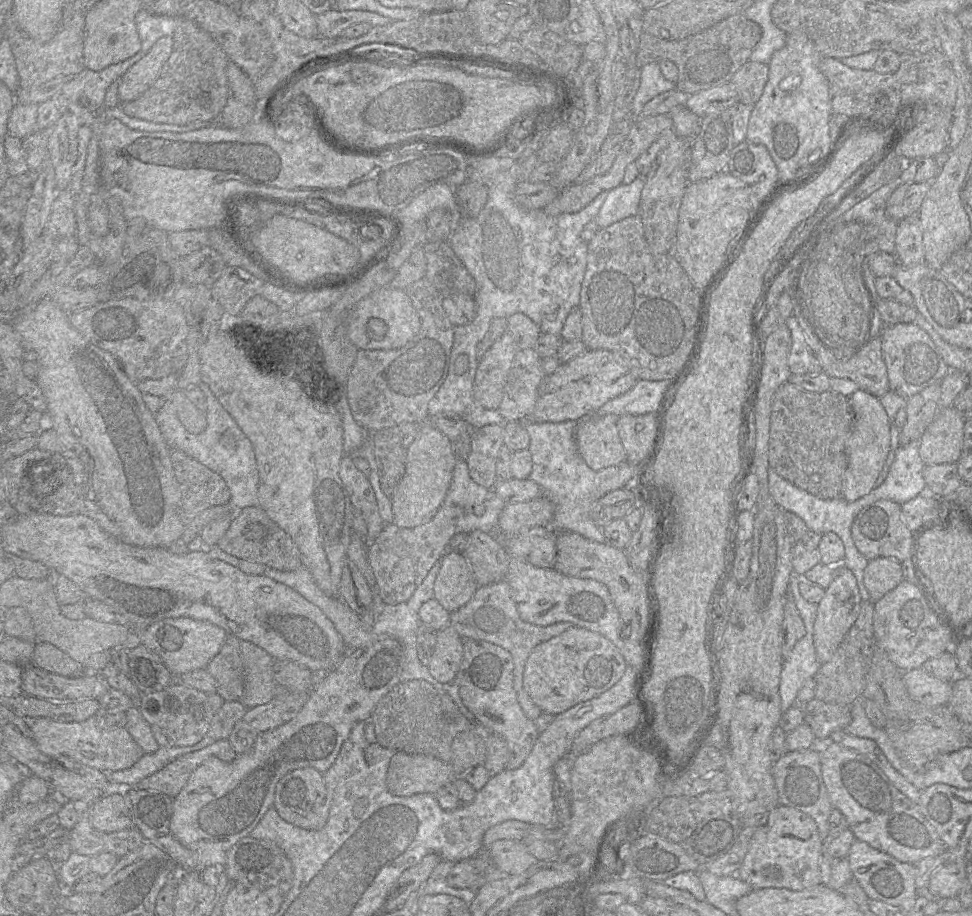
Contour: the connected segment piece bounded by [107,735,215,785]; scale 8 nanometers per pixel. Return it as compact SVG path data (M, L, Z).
M206 735L202 740L191 746L159 747L154 753L144 753L130 768L107 773L108 781L116 784L136 785L176 758L200 750L214 741L211 736Z

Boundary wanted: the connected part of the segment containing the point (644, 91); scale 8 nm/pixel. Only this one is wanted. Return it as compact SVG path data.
M652 62L644 65L641 68L640 86L633 101L632 118L639 118L644 105L652 98L675 87L675 83L663 76L658 63Z

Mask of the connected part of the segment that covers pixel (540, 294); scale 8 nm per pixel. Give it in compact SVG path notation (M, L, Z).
M536 153L534 155L530 155L529 157L519 157L518 160L505 170L503 173L499 173L495 177L495 181L491 186L488 187L488 200L484 206L484 208L480 211L480 213L472 218L472 219L462 219L455 230L451 233L448 242L452 247L456 256L463 262L469 273L475 280L476 283L476 293L474 296L474 300L476 302L476 316L472 322L465 325L454 326L454 341L453 347L451 350L450 356L450 365L448 375L440 386L438 391L435 393L433 398L428 403L428 416L433 416L441 412L454 412L458 414L462 419L464 419L471 427L474 429L478 429L488 424L498 424L503 425L505 423L504 417L499 413L497 409L486 409L482 407L474 398L473 396L473 383L475 379L475 374L478 366L478 358L477 358L477 346L478 343L483 339L486 332L489 329L490 323L494 318L508 318L512 314L515 313L523 313L527 315L533 322L537 324L541 333L549 333L549 334L556 334L560 335L564 322L575 306L580 305L580 293L581 293L581 286L583 282L583 278L586 271L587 266L587 243L584 242L581 237L580 233L583 227L590 222L591 220L595 219L599 228L605 228L610 226L611 224L621 221L627 217L638 215L639 214L639 204L641 199L641 193L644 186L643 178L644 176L639 175L633 182L630 184L621 184L608 192L601 192L599 193L589 204L587 204L583 209L575 213L562 213L558 216L550 216L548 215L544 209L534 209L528 210L520 207L517 202L515 201L514 191L516 186L520 180L528 180L528 174L538 165L538 159Z

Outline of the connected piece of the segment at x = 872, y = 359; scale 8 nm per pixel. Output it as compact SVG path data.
M796 306L794 308L793 315L797 317L797 320L806 337L806 341L810 346L811 350L813 351L813 354L819 360L820 365L823 368L823 371L830 378L850 379L854 381L856 384L858 384L861 390L869 392L870 394L878 398L882 397L883 395L890 391L887 367L882 353L881 337L870 339L870 343L866 347L857 350L857 352L852 356L852 358L850 358L847 361L841 361L835 357L832 351L826 349L818 341L817 337L809 327L807 319L799 314L798 307Z

